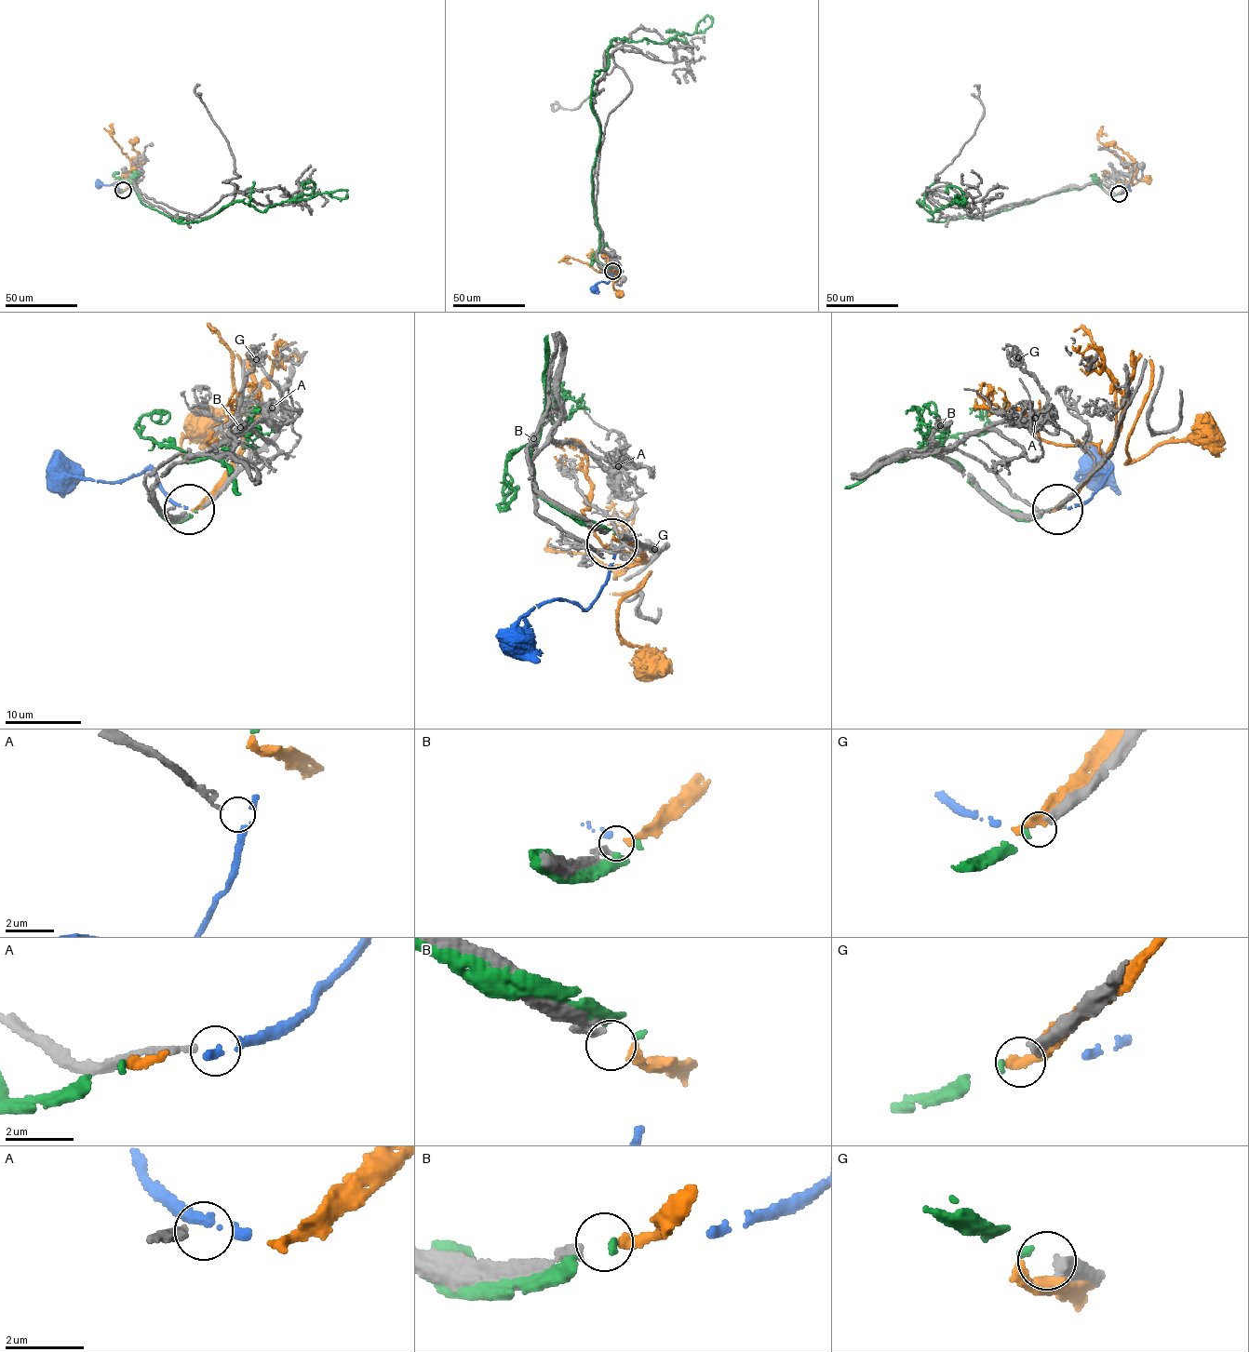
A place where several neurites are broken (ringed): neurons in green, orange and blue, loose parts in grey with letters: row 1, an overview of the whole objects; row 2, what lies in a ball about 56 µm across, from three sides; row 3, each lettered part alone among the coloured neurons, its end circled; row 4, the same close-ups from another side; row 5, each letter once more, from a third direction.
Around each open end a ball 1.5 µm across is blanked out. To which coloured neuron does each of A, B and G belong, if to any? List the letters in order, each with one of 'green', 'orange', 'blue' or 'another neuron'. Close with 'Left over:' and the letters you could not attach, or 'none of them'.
A: another neuron
B: orange
G: green
Left over: A

